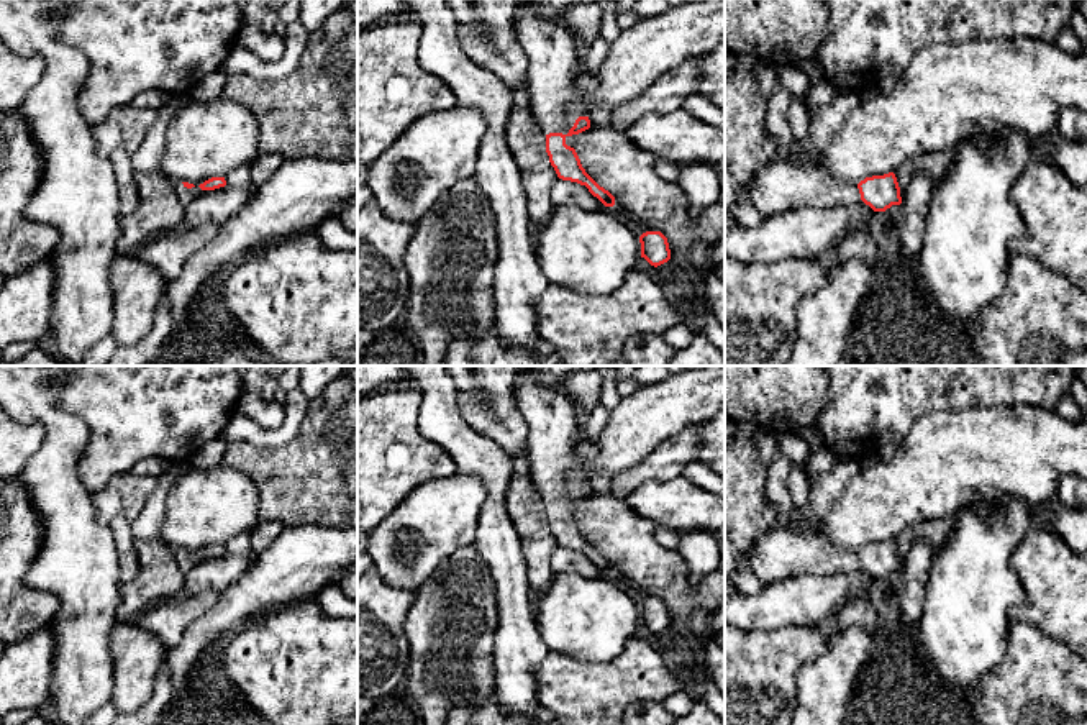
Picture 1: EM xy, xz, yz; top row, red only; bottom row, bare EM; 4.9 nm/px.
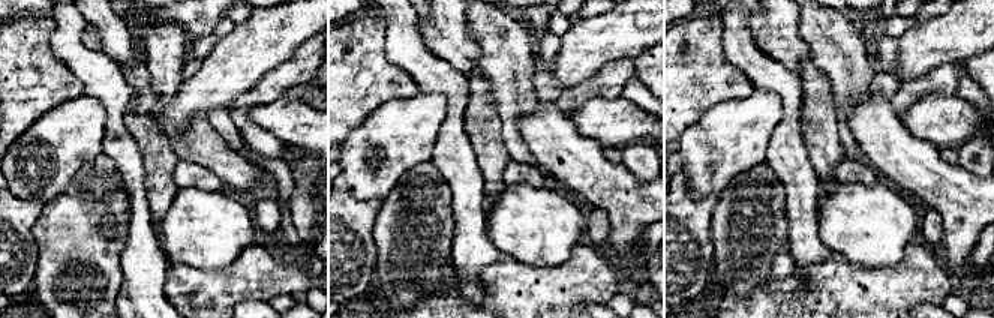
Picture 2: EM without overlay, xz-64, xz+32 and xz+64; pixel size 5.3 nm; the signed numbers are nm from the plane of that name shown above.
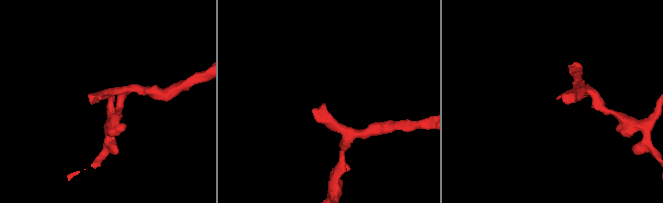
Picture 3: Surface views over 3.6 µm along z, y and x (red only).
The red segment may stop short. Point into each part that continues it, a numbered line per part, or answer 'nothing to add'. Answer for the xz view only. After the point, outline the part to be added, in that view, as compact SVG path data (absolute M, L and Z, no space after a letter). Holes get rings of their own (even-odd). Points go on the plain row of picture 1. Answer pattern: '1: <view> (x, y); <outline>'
1: xz (553, 420); M520 371L513 382L515 405L526 423L526 458L530 461L534 489L541 499L567 502L577 486L567 482L567 472L579 463L575 446L582 440L582 412L577 404L553 382L539 382L526 371Z

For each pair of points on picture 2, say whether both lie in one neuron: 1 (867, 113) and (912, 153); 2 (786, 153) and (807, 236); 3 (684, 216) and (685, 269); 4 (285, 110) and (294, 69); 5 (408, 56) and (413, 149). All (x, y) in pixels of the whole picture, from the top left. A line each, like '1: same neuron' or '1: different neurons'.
1: same neuron
2: same neuron
3: same neuron
4: different neurons
5: different neurons

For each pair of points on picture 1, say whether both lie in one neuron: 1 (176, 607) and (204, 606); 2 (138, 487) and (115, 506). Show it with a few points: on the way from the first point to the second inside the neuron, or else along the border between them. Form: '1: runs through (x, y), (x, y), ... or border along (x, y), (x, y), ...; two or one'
1: runs through (182, 607), (197, 606); one
2: runs through (133, 491), (120, 501); one

